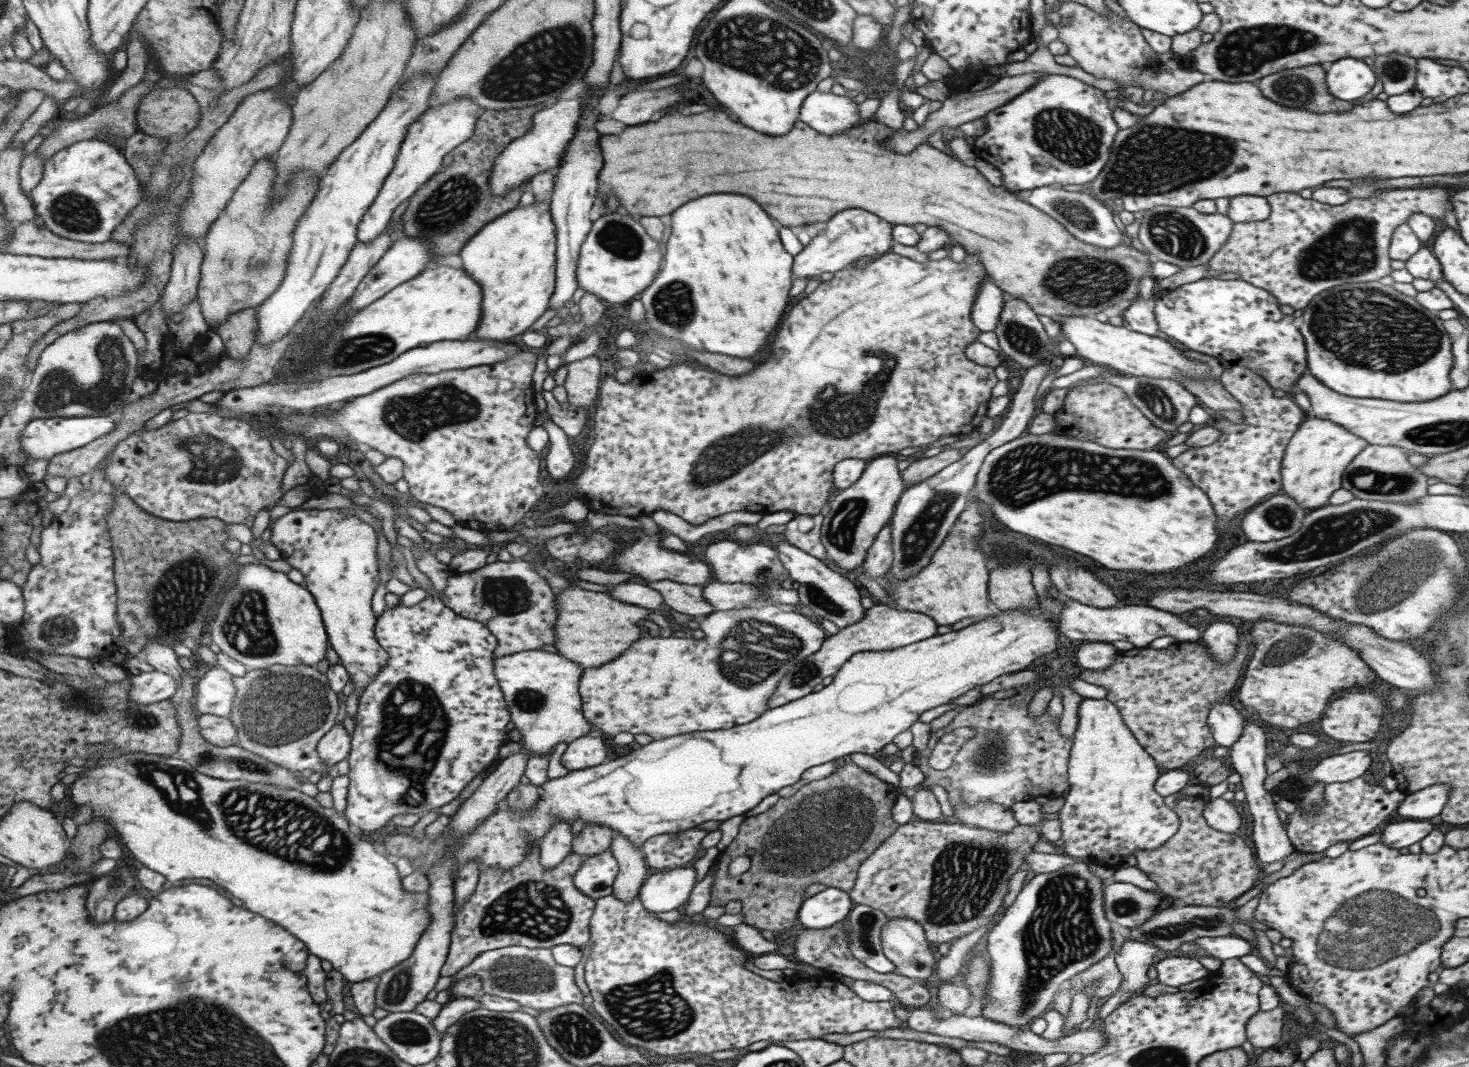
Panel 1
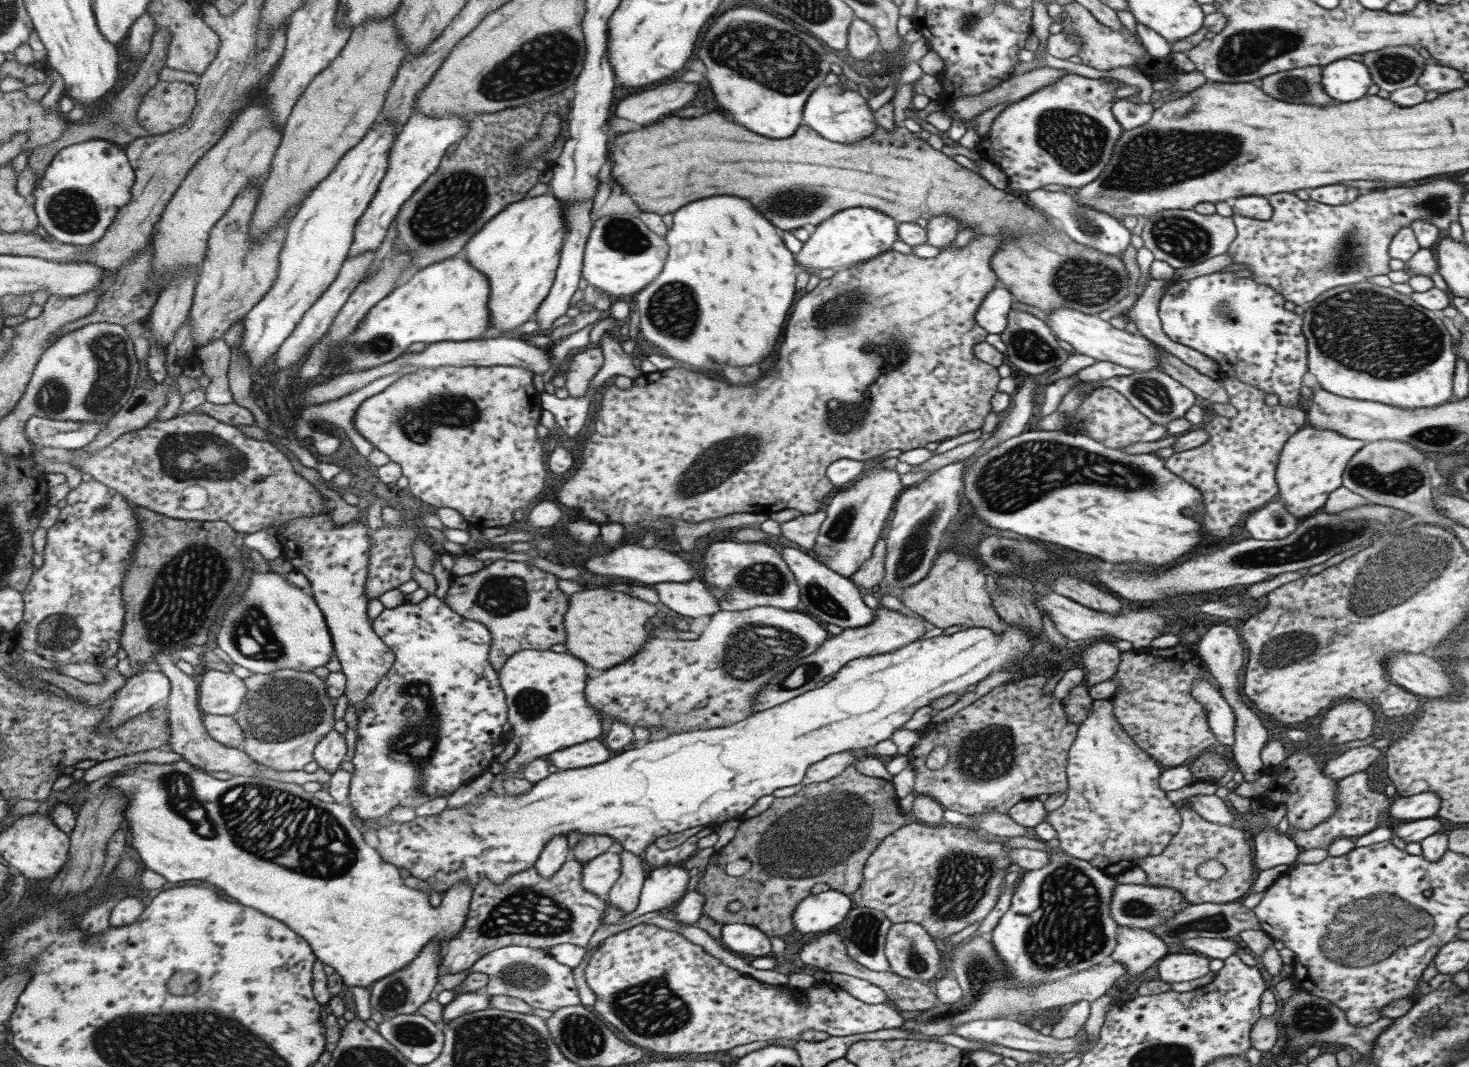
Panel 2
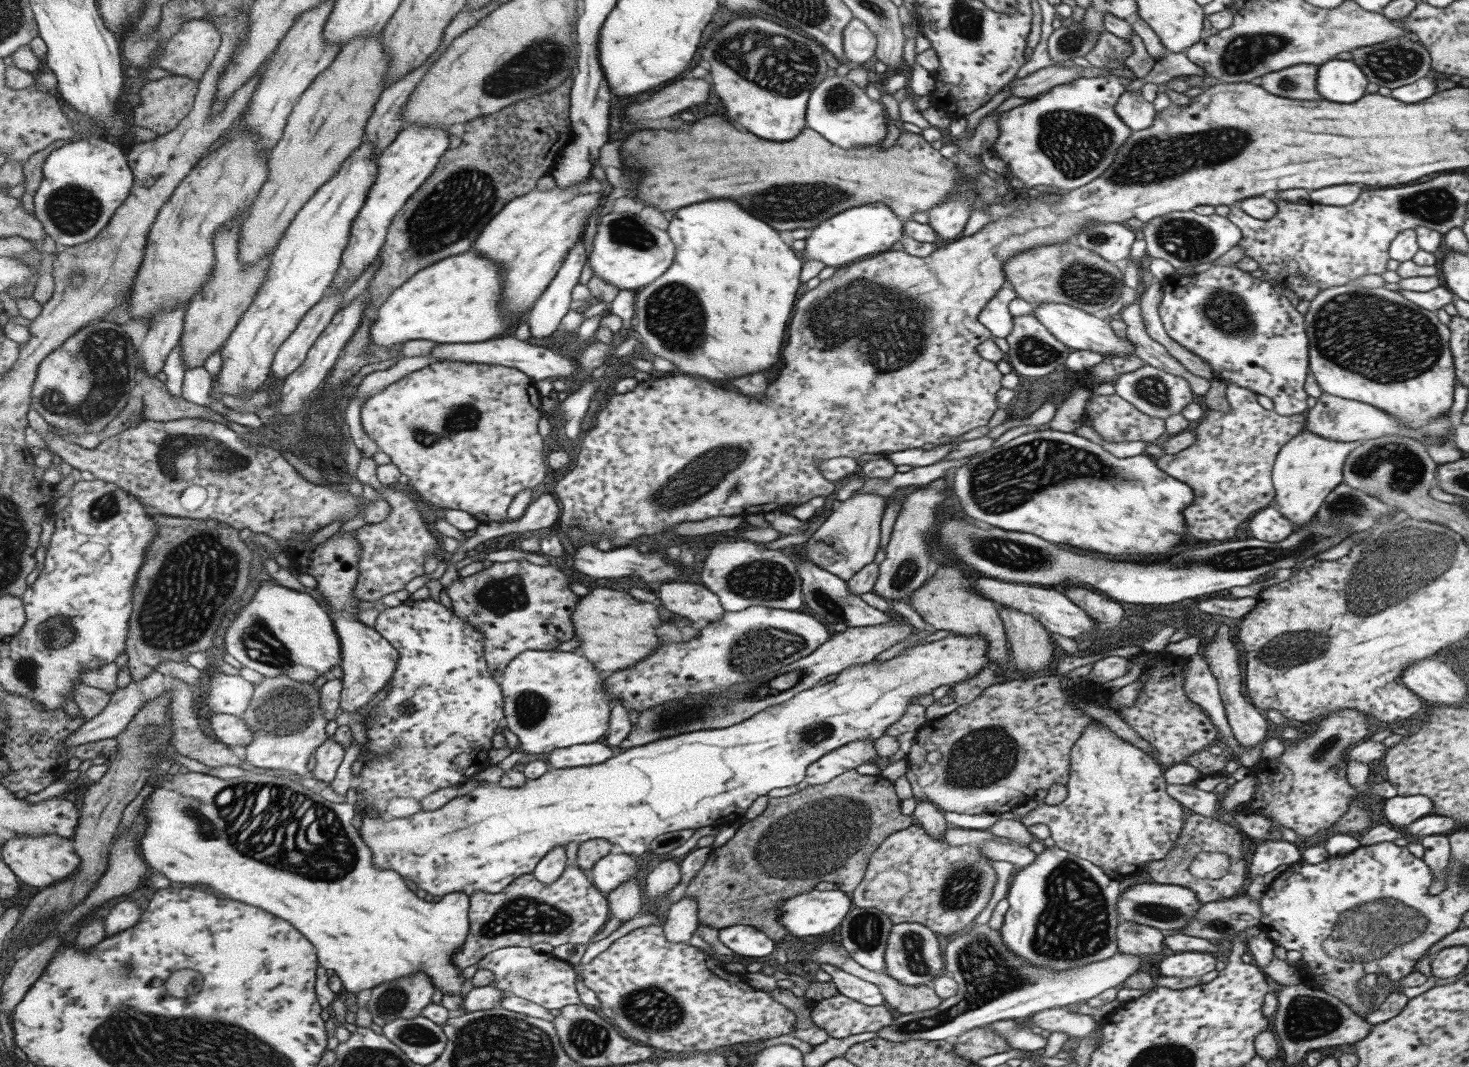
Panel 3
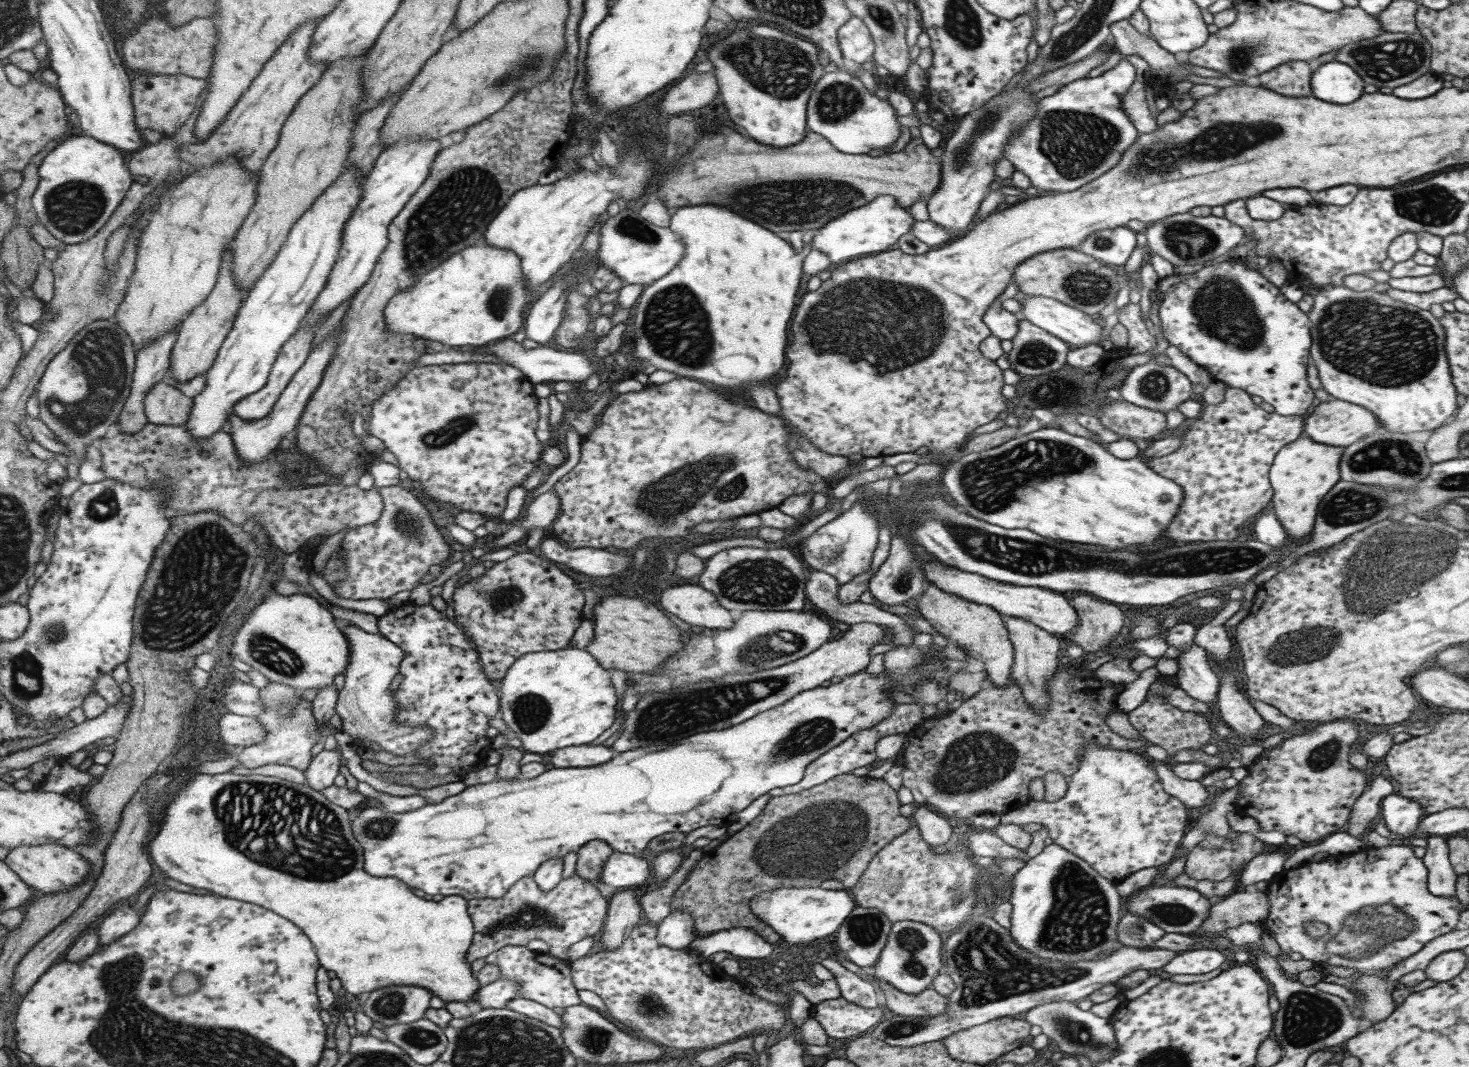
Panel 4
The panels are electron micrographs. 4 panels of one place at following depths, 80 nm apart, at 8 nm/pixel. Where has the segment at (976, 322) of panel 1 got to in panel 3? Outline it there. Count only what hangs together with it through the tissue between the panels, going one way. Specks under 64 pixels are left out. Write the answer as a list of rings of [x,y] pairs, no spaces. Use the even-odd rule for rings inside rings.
[[[1008,285],[1002,286],[979,312],[977,320],[989,330],[990,336],[1005,338],[1009,334],[1013,316],[1007,311],[1007,304],[1015,297],[1013,289]]]

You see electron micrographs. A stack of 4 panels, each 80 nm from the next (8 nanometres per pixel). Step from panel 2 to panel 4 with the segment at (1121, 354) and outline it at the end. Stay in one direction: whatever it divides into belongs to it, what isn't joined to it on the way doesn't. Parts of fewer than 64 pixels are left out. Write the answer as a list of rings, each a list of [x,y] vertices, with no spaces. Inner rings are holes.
[[[1020,291],[1015,299],[1022,304],[1021,310],[1018,312],[1018,315],[1022,316],[1019,316],[1019,318],[1027,319],[1030,323],[1060,338],[1065,343],[1079,348],[1091,344],[1099,345],[1101,342],[1101,336],[1103,335],[1101,332],[1103,330],[1102,322],[1094,315],[1085,314],[1075,307],[1067,306],[1053,298],[1027,296]]]

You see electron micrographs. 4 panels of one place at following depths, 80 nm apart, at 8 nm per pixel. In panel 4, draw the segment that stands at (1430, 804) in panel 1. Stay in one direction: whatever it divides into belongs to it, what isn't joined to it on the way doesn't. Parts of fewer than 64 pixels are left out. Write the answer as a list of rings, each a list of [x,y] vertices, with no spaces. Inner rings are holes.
[[[1391,793],[1380,802],[1383,824],[1393,835],[1412,836],[1424,815],[1423,807],[1413,799]]]

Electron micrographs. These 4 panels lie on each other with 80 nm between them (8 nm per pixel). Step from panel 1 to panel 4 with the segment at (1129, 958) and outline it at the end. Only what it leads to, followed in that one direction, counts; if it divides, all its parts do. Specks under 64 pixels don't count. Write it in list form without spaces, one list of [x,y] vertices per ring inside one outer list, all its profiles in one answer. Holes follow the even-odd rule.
[[[1122,913],[1116,927],[1119,946],[1127,948],[1149,949],[1150,944],[1159,940],[1164,934],[1161,928],[1131,913]]]

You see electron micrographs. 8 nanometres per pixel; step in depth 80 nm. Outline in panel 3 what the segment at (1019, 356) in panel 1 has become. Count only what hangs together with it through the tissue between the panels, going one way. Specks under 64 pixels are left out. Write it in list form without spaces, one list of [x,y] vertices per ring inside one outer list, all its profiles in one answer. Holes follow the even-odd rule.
[[[1033,315],[1014,316],[1012,329],[1005,336],[1008,350],[1005,360],[1011,370],[1025,377],[1043,377],[1063,365],[1070,349],[1061,344]]]

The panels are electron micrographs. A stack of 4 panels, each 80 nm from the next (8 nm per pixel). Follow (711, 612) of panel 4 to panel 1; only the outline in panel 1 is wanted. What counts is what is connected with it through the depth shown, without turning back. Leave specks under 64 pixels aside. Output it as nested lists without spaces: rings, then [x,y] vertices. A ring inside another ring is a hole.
[[[671,579],[646,581],[643,584],[656,590],[669,608],[687,614],[687,616],[701,616],[713,612],[713,607],[702,597],[702,586],[696,584],[679,584]]]

